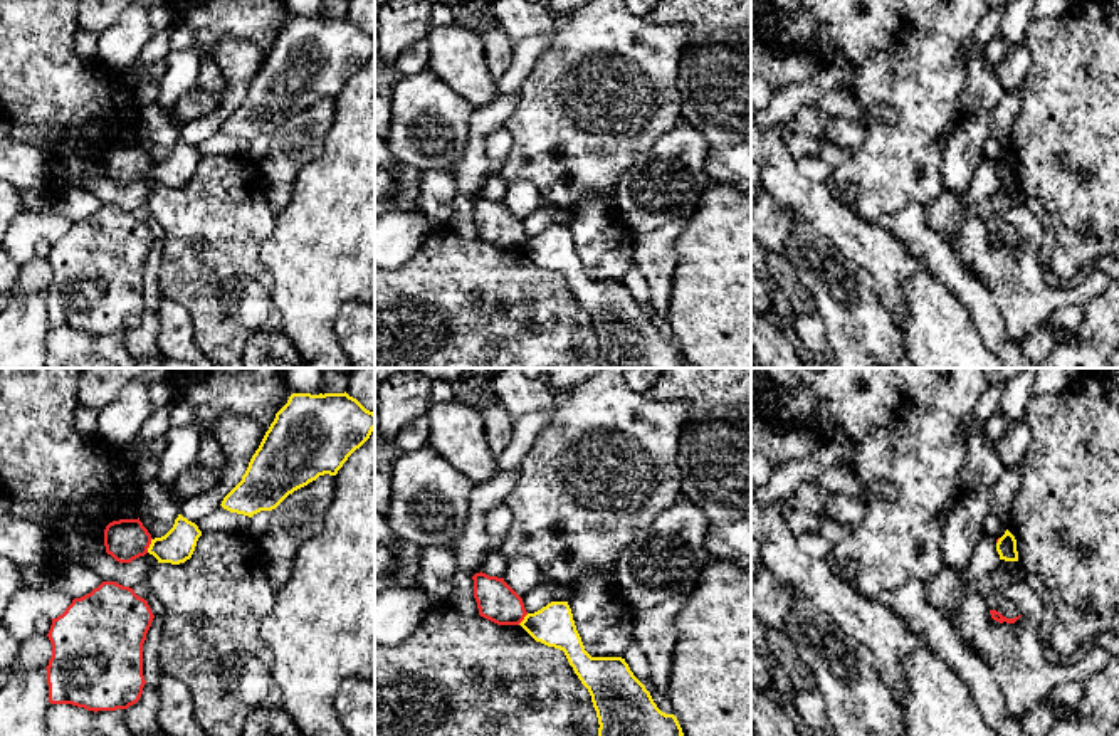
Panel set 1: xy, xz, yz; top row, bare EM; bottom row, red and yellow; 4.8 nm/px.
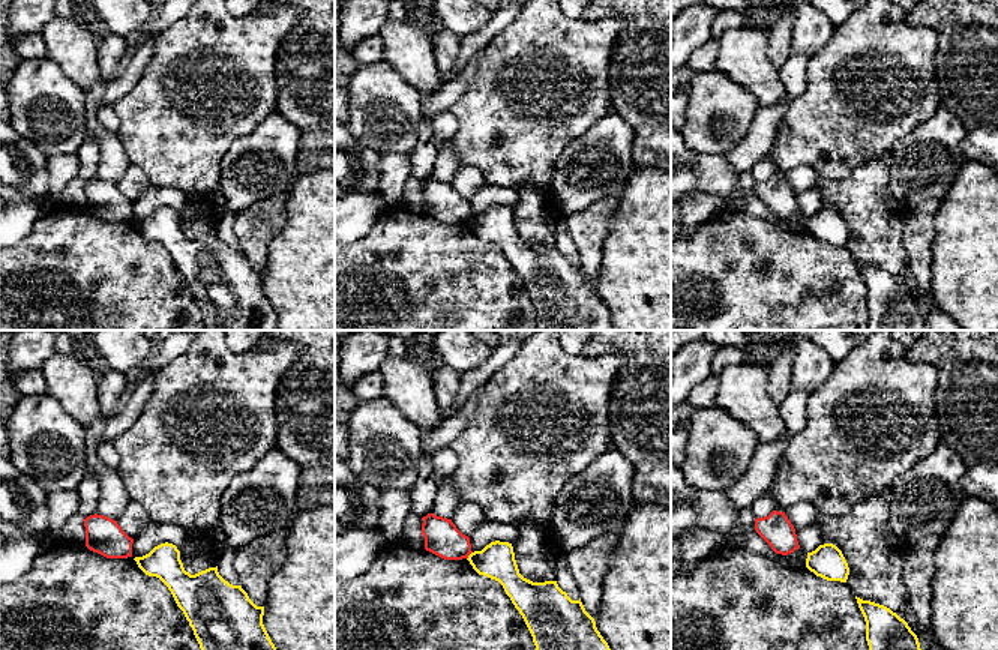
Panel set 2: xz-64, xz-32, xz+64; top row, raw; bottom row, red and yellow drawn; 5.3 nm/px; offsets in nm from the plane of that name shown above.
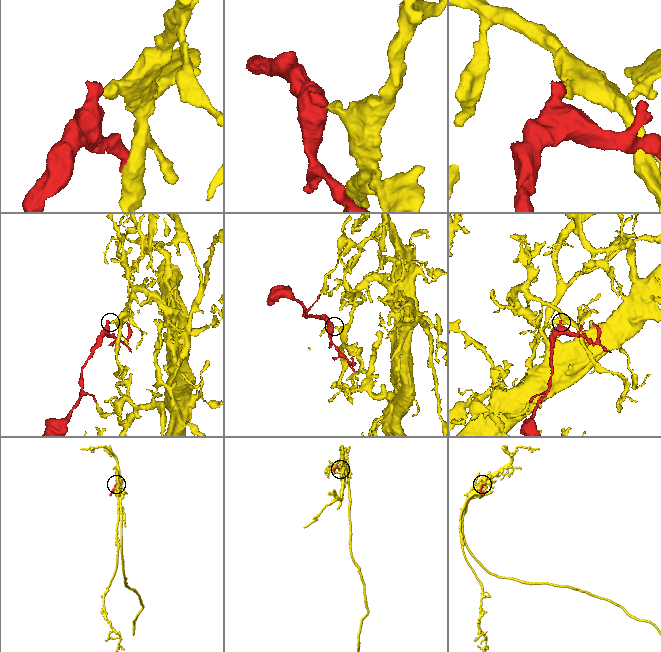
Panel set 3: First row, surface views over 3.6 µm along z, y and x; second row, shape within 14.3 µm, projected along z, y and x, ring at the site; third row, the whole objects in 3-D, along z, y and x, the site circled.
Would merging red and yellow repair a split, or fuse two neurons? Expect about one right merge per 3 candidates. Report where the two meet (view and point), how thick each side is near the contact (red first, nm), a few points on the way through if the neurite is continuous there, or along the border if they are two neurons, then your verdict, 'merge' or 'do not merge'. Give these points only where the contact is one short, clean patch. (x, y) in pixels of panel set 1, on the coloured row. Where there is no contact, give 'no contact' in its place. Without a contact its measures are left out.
xy (150, 543) | 200/160 nm | do not merge

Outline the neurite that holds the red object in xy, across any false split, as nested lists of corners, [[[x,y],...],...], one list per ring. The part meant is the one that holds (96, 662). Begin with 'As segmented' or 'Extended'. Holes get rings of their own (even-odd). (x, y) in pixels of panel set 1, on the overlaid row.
As segmented. [[[102,581],[52,618],[49,702],[87,711],[136,704],[146,684],[143,644],[155,615],[133,588]]]

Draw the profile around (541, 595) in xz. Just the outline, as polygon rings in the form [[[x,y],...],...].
[[[544,581],[521,598],[526,612],[534,613],[551,602],[568,602],[571,597],[573,591],[568,586],[561,583]]]

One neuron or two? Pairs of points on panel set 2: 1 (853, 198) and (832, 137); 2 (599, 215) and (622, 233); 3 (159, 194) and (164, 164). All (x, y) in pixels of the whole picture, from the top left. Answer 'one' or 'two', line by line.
1: two
2: two
3: two

